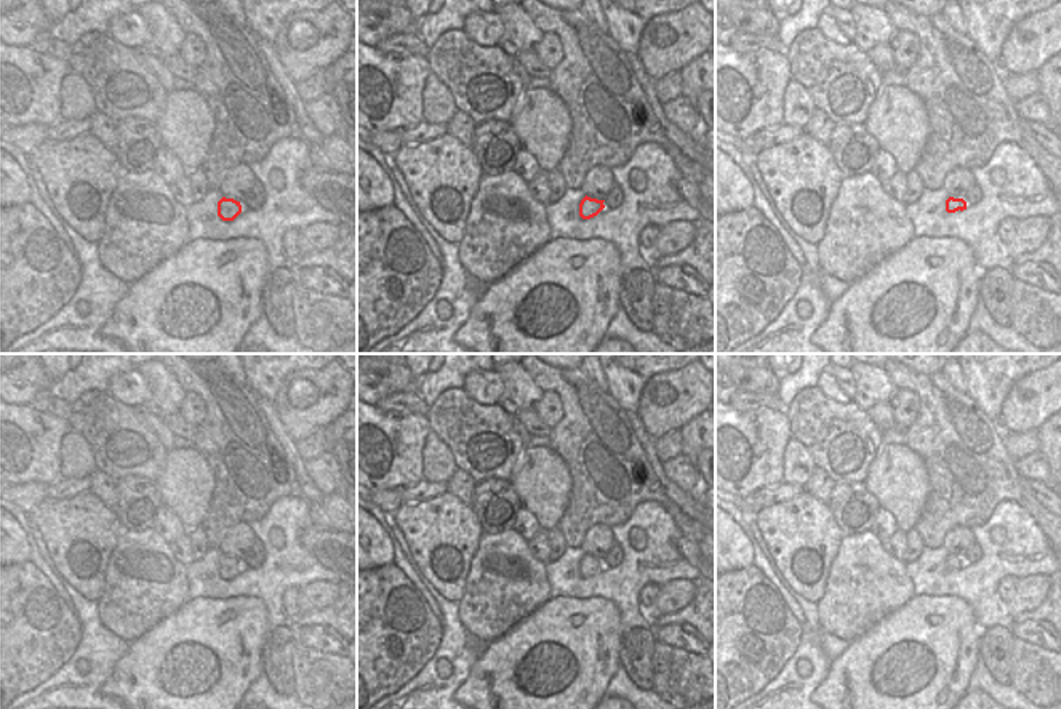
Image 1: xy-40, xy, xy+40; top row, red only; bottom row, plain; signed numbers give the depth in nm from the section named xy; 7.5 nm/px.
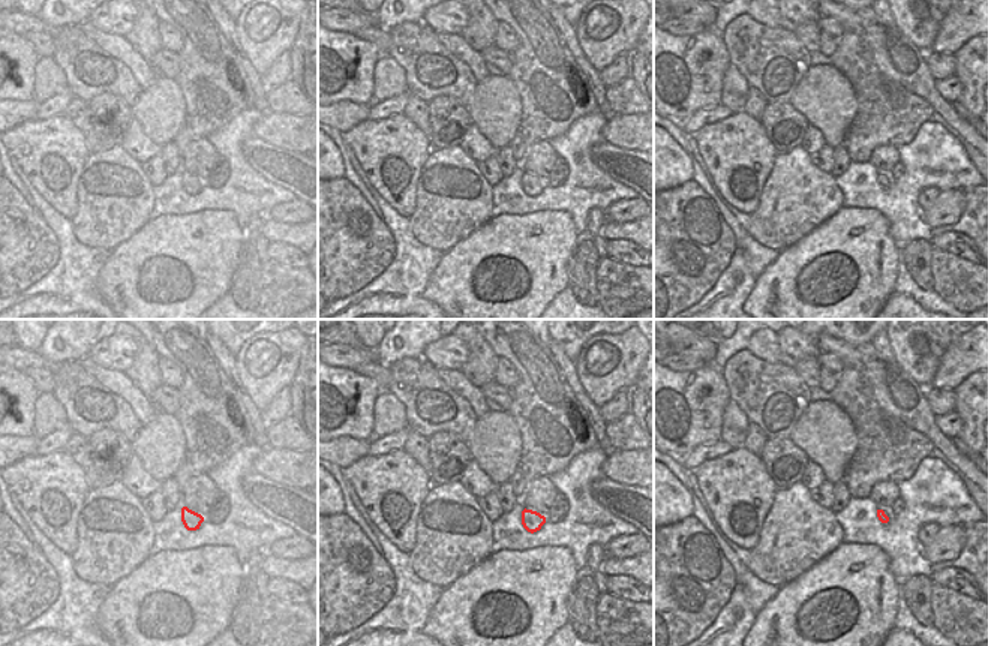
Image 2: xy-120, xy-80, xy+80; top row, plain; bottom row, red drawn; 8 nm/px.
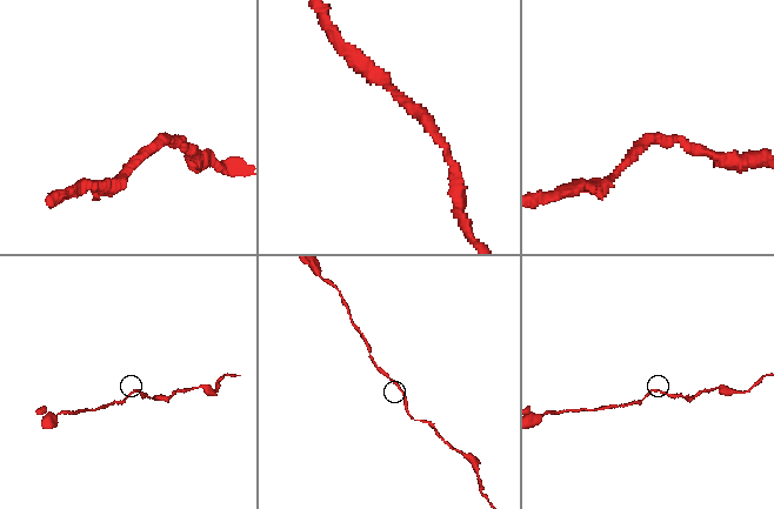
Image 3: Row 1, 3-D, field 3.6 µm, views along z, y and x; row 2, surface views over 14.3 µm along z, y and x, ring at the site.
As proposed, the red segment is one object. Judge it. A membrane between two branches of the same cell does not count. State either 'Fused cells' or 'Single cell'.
Single cell

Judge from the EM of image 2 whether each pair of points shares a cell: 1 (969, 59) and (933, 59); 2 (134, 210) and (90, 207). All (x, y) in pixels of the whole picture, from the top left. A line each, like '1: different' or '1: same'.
1: different
2: same

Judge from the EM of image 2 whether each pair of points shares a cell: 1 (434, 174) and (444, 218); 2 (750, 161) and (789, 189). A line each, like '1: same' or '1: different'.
1: same
2: different

